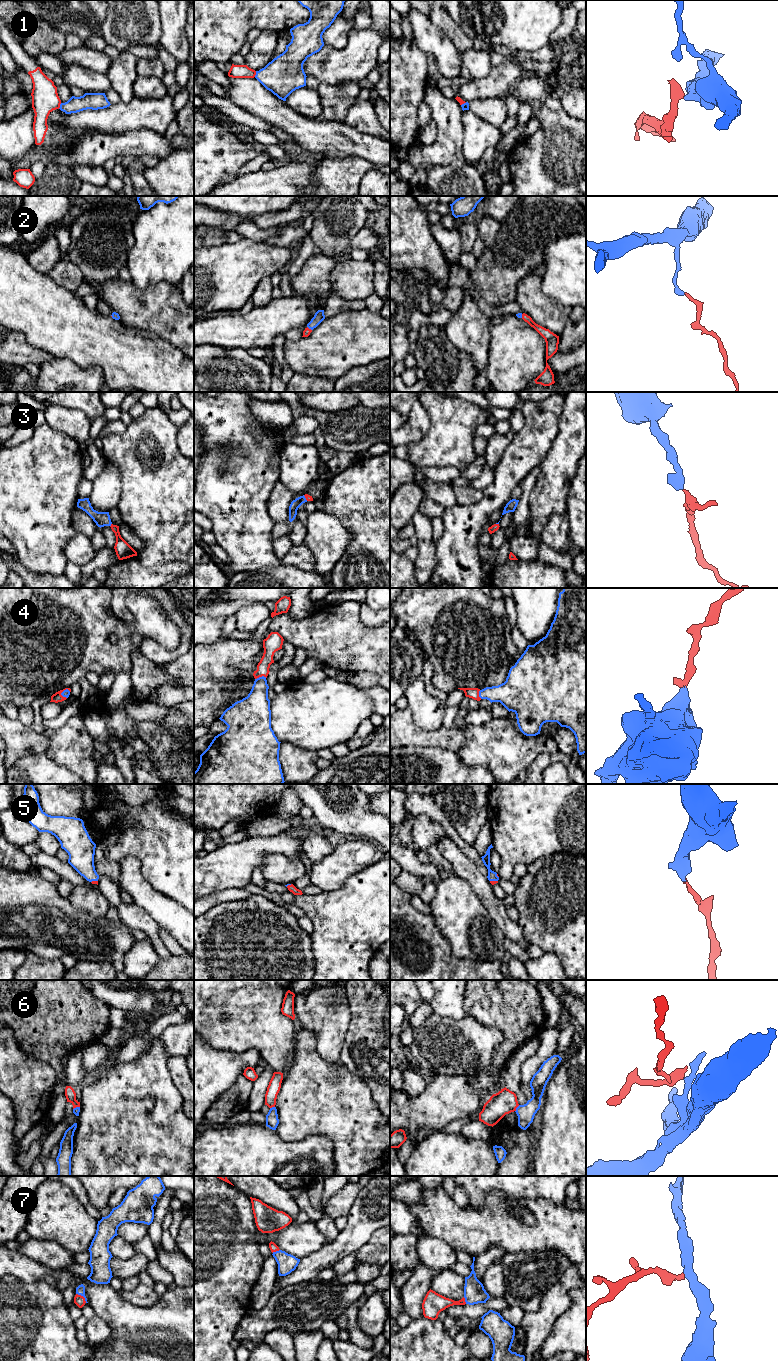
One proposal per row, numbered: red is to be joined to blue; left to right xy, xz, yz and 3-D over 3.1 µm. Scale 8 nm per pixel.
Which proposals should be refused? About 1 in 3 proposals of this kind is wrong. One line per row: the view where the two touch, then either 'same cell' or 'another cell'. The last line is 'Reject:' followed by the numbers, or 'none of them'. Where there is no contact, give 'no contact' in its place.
1: xy | another cell
2: xz | same cell
3: xy | same cell
4: xz | same cell
5: yz | same cell
6: yz | another cell
7: xy | same cell
Reject: 1, 6

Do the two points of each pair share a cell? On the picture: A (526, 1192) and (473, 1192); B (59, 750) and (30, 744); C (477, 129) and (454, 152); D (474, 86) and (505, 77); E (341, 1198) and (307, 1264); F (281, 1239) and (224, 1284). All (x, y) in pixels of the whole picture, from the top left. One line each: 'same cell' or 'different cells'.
A: same cell
B: different cells
C: different cells
D: same cell
E: different cells
F: different cells

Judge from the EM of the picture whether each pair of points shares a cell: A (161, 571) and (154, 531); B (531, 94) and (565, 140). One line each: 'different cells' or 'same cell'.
A: different cells
B: different cells

